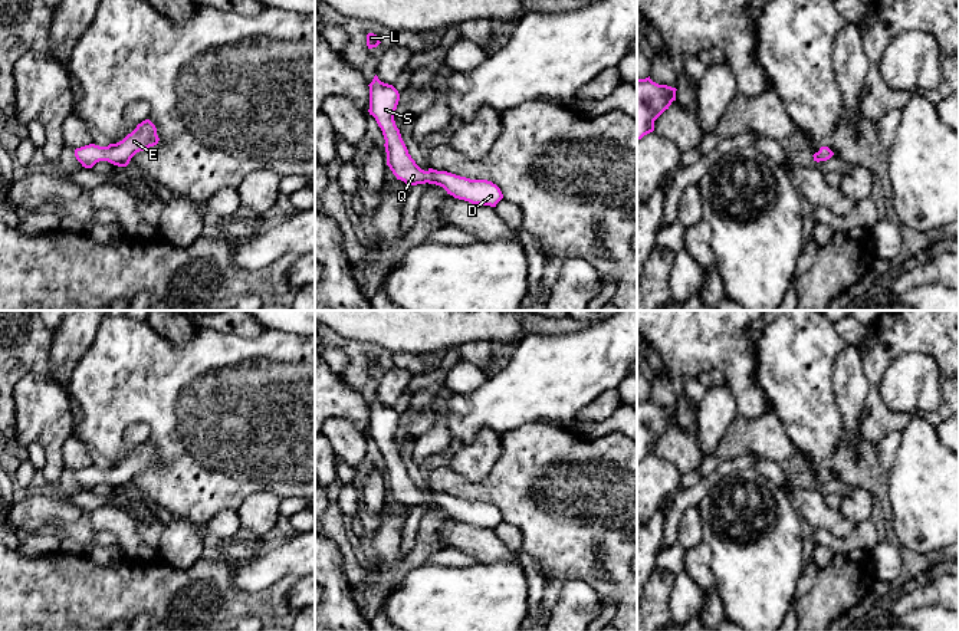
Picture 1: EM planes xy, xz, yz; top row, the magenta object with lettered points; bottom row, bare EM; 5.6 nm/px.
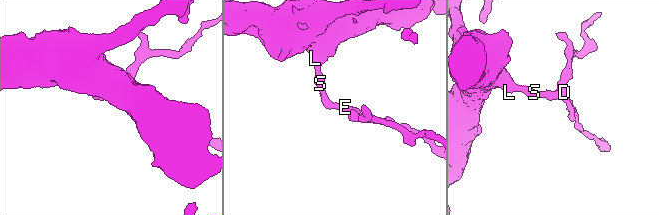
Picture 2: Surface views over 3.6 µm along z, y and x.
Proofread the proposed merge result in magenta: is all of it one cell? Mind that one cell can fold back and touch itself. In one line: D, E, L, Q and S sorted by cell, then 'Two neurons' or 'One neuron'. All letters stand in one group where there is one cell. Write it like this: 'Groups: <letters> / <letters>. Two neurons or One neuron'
Groups: D E L Q S. One neuron

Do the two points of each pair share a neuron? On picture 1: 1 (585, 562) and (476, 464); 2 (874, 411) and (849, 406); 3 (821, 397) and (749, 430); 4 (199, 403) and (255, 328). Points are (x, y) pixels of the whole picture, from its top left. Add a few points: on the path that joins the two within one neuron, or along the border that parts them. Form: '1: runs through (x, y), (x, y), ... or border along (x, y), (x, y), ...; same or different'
1: border along (501, 443), (485, 477), (455, 473); different
2: border along (864, 374), (867, 395), (860, 421), (860, 439); different
3: border along (768, 407), (795, 446); different
4: border along (266, 329), (253, 337), (239, 337), (216, 331); different

